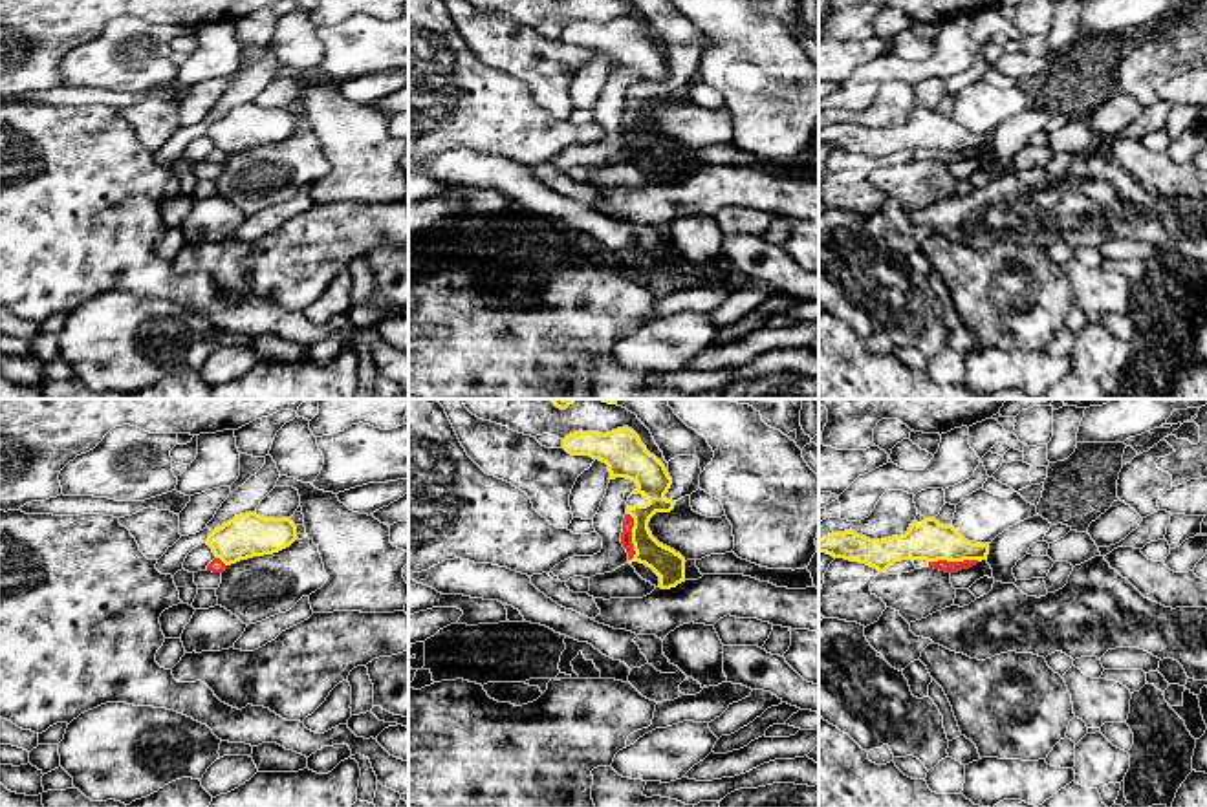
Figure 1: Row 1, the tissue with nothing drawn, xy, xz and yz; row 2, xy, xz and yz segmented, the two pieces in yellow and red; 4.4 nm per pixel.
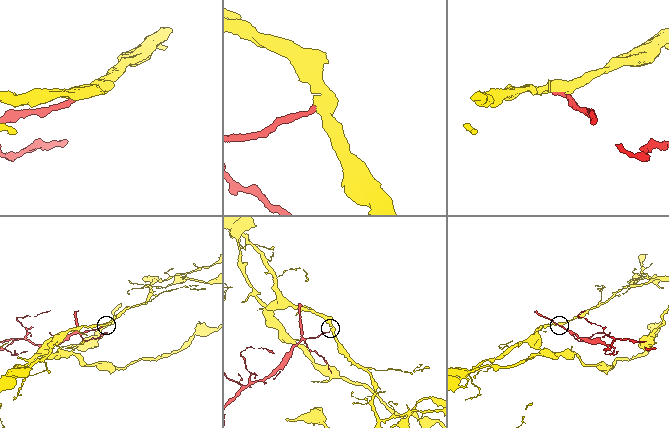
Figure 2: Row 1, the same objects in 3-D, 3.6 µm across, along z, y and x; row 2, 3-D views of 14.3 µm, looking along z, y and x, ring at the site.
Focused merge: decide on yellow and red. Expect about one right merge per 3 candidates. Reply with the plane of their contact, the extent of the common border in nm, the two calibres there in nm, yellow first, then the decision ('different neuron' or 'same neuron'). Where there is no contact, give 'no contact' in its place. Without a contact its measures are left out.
xz | 220 nm | 140/50 nm | different neuron

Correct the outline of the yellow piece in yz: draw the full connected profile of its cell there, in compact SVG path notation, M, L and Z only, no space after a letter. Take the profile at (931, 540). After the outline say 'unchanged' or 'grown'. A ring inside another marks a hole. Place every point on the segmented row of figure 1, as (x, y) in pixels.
M936 518L916 520L901 536L870 540L854 531L832 533L819 538L819 553L866 564L879 573L901 560L927 562L963 562L987 560L989 543L973 543L965 540L952 525L943 525Z; unchanged

